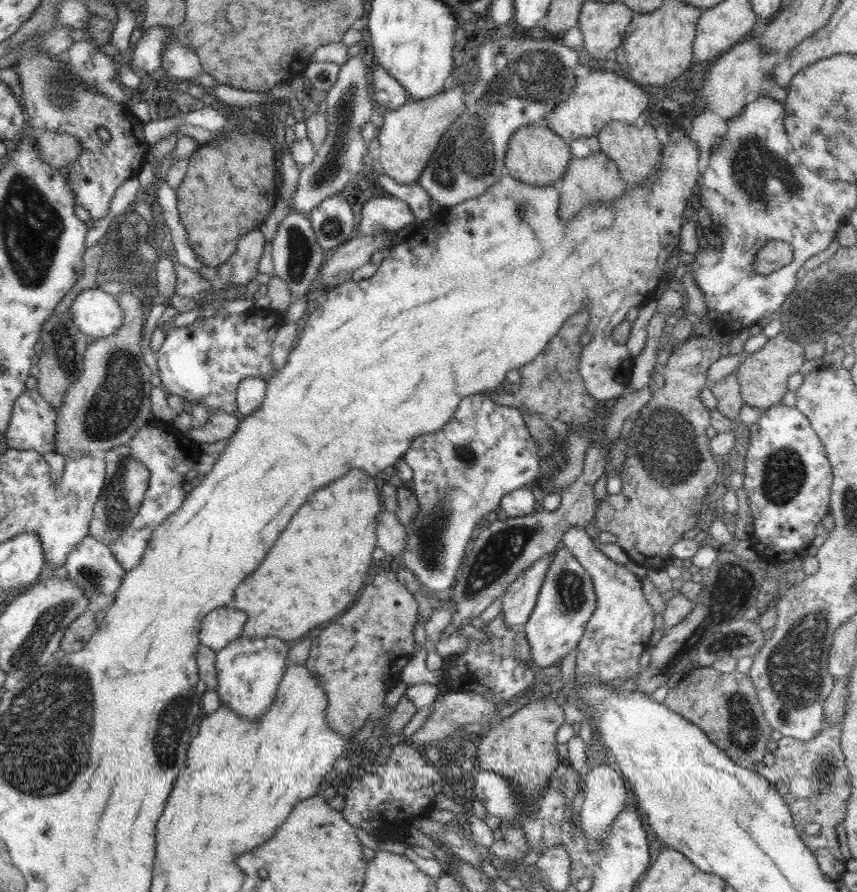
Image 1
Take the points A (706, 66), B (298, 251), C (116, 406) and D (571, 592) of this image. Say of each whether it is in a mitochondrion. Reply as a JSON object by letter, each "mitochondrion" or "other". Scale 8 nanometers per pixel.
{"A":"other","B":"mitochondrion","C":"mitochondrion","D":"mitochondrion"}

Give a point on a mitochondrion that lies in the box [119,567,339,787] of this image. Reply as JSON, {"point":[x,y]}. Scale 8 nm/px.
{"point":[170,725]}

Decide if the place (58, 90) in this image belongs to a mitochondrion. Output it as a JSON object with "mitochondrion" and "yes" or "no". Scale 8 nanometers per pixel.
{"mitochondrion":"yes"}

